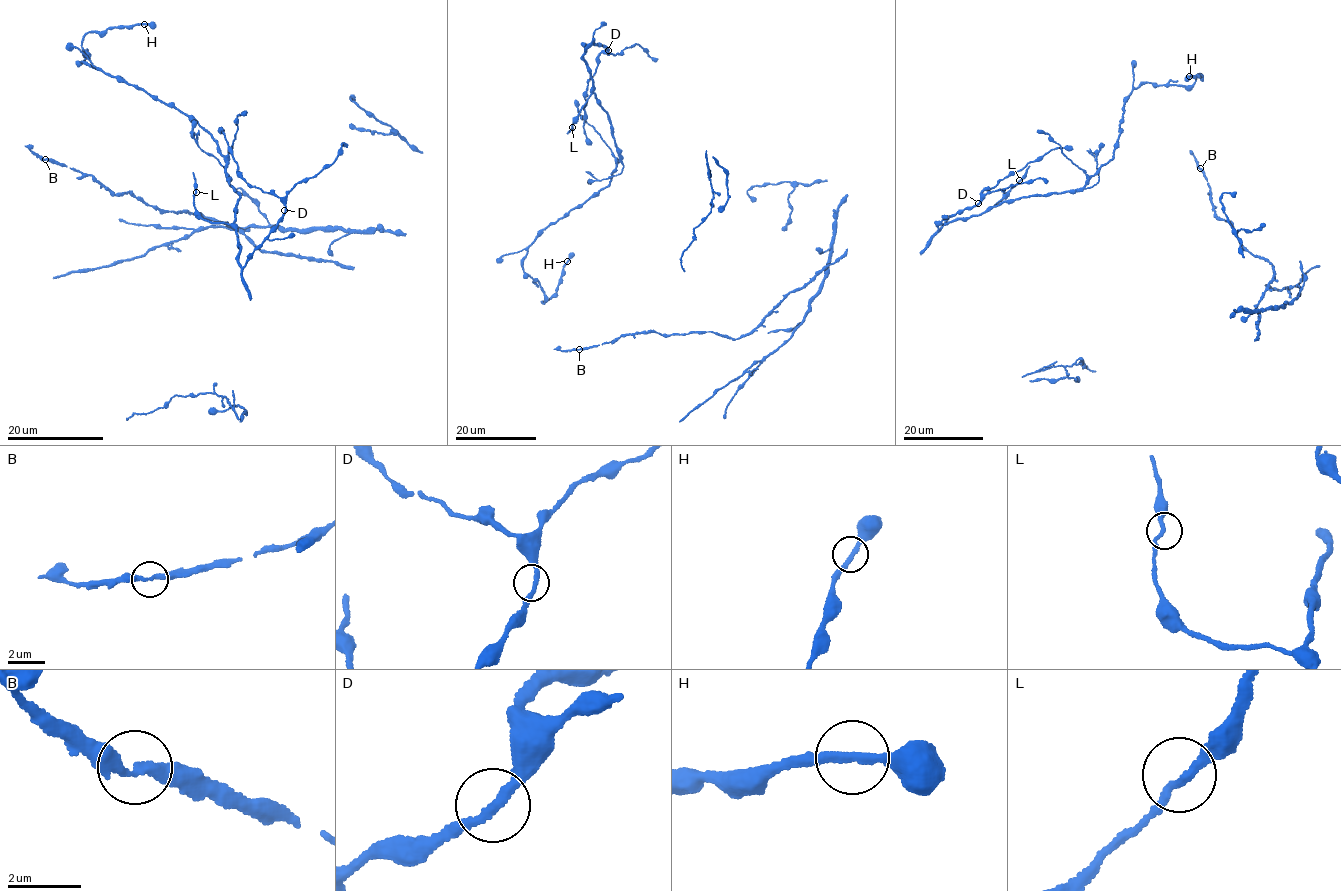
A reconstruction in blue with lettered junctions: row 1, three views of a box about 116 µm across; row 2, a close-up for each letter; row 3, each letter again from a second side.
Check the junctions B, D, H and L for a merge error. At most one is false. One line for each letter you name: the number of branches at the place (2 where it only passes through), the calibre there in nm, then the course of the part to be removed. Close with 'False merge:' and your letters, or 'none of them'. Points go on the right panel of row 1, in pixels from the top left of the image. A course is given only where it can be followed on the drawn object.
False merge: none of them

